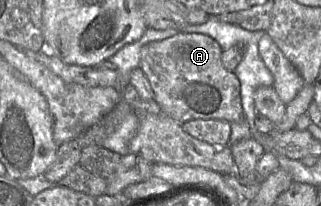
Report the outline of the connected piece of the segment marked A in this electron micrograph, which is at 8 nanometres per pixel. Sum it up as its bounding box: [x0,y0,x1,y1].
[140,33,244,123]

